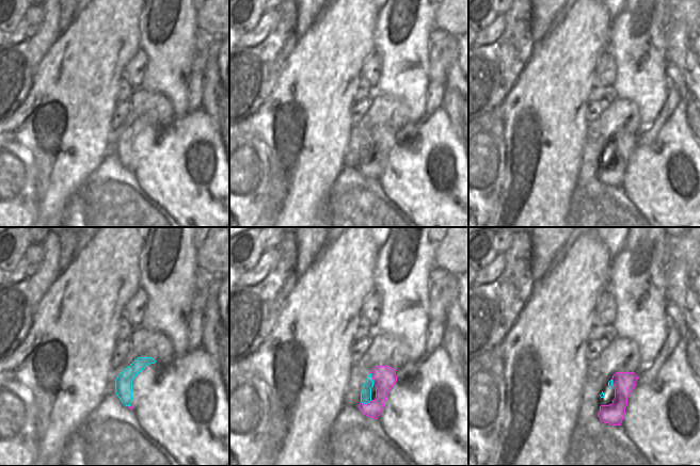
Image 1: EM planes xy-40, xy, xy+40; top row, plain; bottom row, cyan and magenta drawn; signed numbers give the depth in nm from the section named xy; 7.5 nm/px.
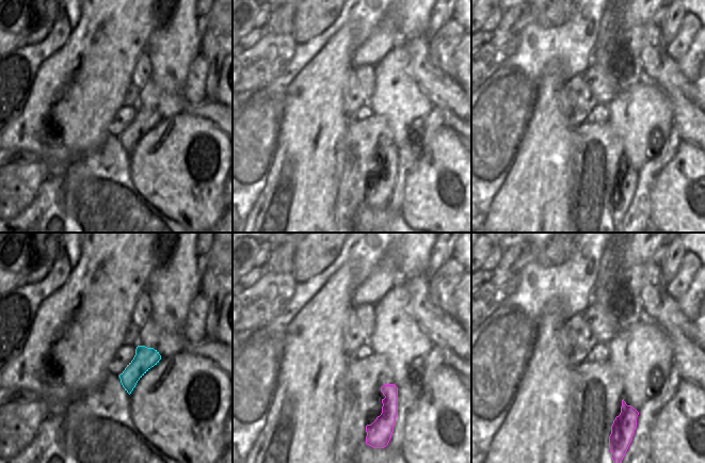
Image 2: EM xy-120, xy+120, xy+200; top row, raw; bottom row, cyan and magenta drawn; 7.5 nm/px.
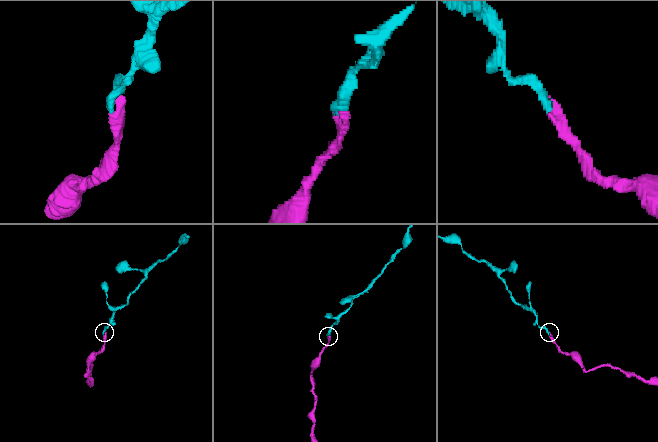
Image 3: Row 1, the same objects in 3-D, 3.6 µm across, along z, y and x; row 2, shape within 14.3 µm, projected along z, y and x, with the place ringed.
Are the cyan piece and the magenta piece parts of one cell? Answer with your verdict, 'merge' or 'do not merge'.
merge

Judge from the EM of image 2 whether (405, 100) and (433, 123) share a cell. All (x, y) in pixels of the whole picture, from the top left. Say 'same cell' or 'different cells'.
different cells

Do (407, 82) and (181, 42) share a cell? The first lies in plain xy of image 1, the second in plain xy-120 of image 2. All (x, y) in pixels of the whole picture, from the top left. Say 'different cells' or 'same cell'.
same cell

